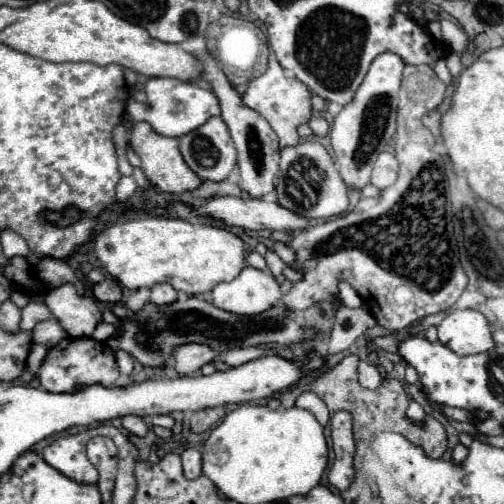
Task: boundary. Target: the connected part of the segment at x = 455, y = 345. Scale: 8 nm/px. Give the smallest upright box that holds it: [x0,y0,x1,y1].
[438,309,494,355]

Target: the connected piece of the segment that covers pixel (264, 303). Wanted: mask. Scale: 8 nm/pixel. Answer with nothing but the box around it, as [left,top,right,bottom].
[212,267,282,315]

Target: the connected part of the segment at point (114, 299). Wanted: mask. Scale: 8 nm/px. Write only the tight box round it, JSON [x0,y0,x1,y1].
[92,279,122,303]

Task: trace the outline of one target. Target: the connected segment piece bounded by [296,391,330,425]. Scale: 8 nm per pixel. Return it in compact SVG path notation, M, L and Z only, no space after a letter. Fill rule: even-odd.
M302 393L300 397L298 397L298 401L296 401L296 407L300 407L300 409L306 409L306 411L310 411L316 419L318 419L318 423L320 425L326 425L326 421L328 421L328 409L326 409L326 405L324 405L324 401L316 395L316 393Z

